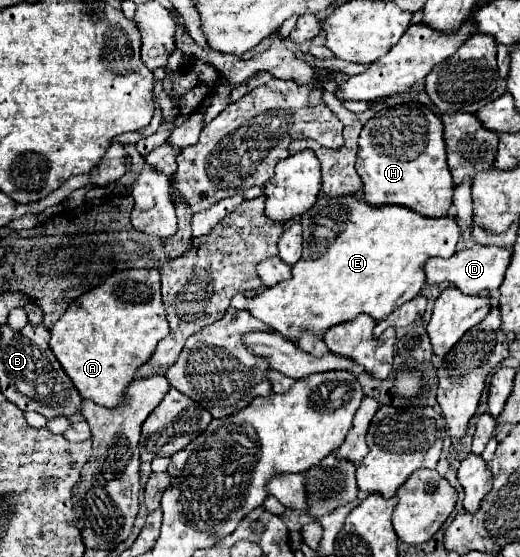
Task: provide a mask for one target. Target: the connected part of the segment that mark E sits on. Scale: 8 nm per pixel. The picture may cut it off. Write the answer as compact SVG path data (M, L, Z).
M320 194L316 204L306 210L300 218L304 228L304 252L302 258L292 266L292 278L284 280L264 292L260 292L248 310L272 330L284 334L296 342L302 330L312 330L322 336L334 324L356 318L358 314L370 314L374 320L384 320L404 302L412 300L426 284L424 264L432 256L450 258L460 240L458 220L452 216L426 218L406 206L370 206L362 196L346 194L330 198Z

